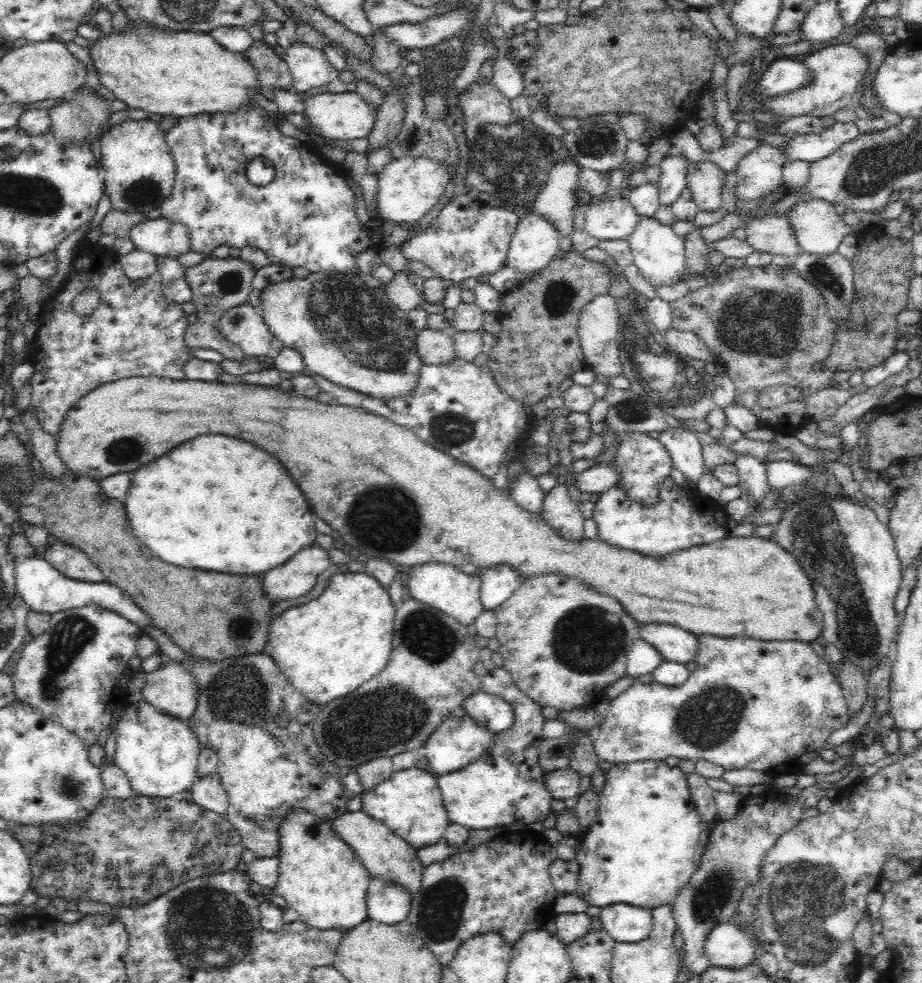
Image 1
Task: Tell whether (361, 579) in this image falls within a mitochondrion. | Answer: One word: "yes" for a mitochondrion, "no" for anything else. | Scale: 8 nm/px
no

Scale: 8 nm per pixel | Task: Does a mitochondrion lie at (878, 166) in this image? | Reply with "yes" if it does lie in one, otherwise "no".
yes

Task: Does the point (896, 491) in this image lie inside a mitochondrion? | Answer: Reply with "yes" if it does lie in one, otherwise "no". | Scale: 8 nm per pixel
no

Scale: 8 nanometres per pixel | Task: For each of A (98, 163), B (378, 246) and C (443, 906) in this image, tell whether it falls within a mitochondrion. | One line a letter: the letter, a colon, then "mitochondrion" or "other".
A: other
B: other
C: mitochondrion

